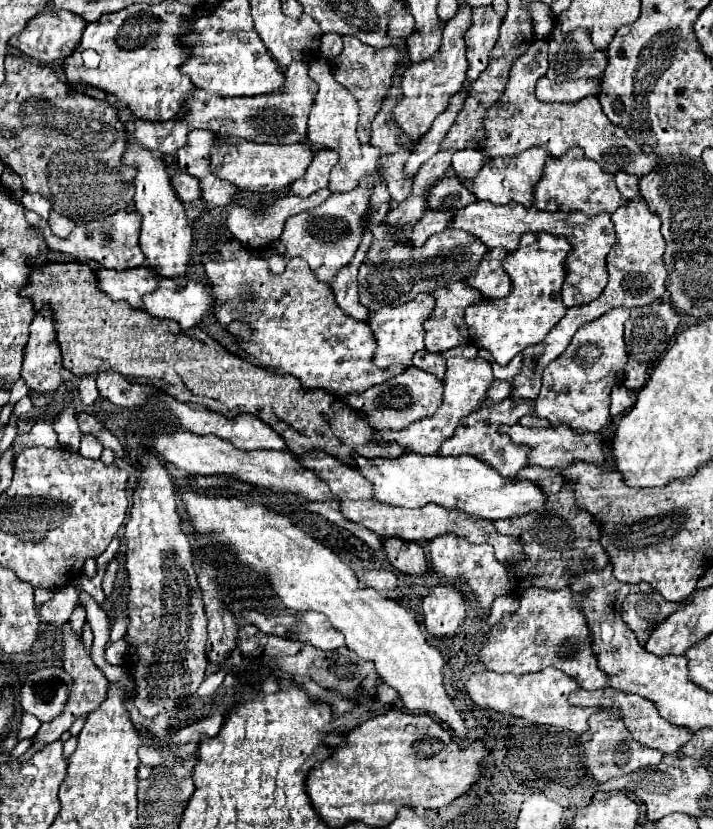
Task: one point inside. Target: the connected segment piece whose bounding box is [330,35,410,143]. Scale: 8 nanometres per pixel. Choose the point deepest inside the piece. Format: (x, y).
(367, 75)

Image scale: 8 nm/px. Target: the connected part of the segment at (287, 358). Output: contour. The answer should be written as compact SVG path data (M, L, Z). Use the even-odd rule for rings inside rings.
M236 239L232 241L220 241L214 247L210 247L202 255L202 265L206 269L206 275L212 285L212 293L216 299L214 315L222 329L228 329L232 321L242 321L250 325L252 335L246 341L238 341L238 347L252 357L252 361L264 369L270 369L274 373L294 375L300 379L304 391L310 389L324 389L332 395L348 395L348 393L362 393L362 389L368 389L370 385L380 385L396 375L400 375L404 369L378 369L372 361L372 353L376 349L376 341L370 333L368 323L358 323L352 317L346 317L342 309L334 303L334 295L330 293L328 283L320 283L312 273L306 261L302 259L290 259L286 265L286 271L280 275L274 275L268 269L268 263L264 257L250 253L248 249L240 247Z

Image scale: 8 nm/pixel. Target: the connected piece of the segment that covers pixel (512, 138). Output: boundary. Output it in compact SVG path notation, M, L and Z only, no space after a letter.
M534 41L530 49L518 57L510 69L510 79L498 103L486 111L484 117L484 151L490 157L496 155L514 155L530 147L546 147L552 157L560 157L570 147L582 147L586 157L596 161L604 171L618 173L626 171L630 175L646 175L654 169L658 157L644 155L640 147L626 135L622 127L616 127L608 121L598 105L598 97L590 95L578 103L542 103L534 95L536 81L548 69L548 41Z

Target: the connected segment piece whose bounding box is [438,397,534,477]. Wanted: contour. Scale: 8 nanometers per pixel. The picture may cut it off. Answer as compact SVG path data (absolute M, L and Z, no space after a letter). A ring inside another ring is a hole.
M510 397L500 401L500 403L494 403L490 407L484 407L480 411L474 411L460 421L458 429L454 431L454 437L450 437L450 441L442 443L442 449L438 451L438 455L444 455L444 457L448 457L448 455L472 455L472 457L478 457L480 461L486 461L488 465L492 465L502 477L514 477L520 469L526 467L528 449L522 445L514 445L508 435L500 435L498 427L500 425L514 425L514 423L518 423L518 419L522 415L528 415L532 411L534 411L534 405L530 405L528 401L514 403Z

